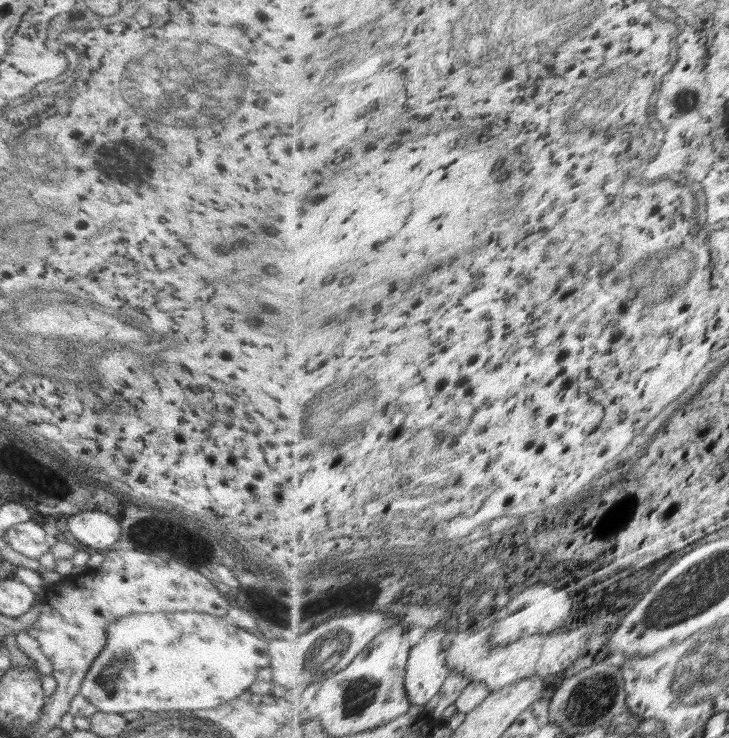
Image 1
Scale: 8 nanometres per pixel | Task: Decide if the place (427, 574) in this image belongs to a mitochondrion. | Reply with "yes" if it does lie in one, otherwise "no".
yes

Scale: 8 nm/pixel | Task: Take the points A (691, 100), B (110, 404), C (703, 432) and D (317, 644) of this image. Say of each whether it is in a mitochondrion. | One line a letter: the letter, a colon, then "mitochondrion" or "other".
A: mitochondrion
B: mitochondrion
C: other
D: mitochondrion

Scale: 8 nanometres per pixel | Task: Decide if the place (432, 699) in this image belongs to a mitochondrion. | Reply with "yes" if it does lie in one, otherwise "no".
no

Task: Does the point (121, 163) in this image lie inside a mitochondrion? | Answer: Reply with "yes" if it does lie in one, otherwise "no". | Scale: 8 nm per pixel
yes

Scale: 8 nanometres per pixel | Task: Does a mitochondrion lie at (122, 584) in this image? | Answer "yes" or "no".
no

